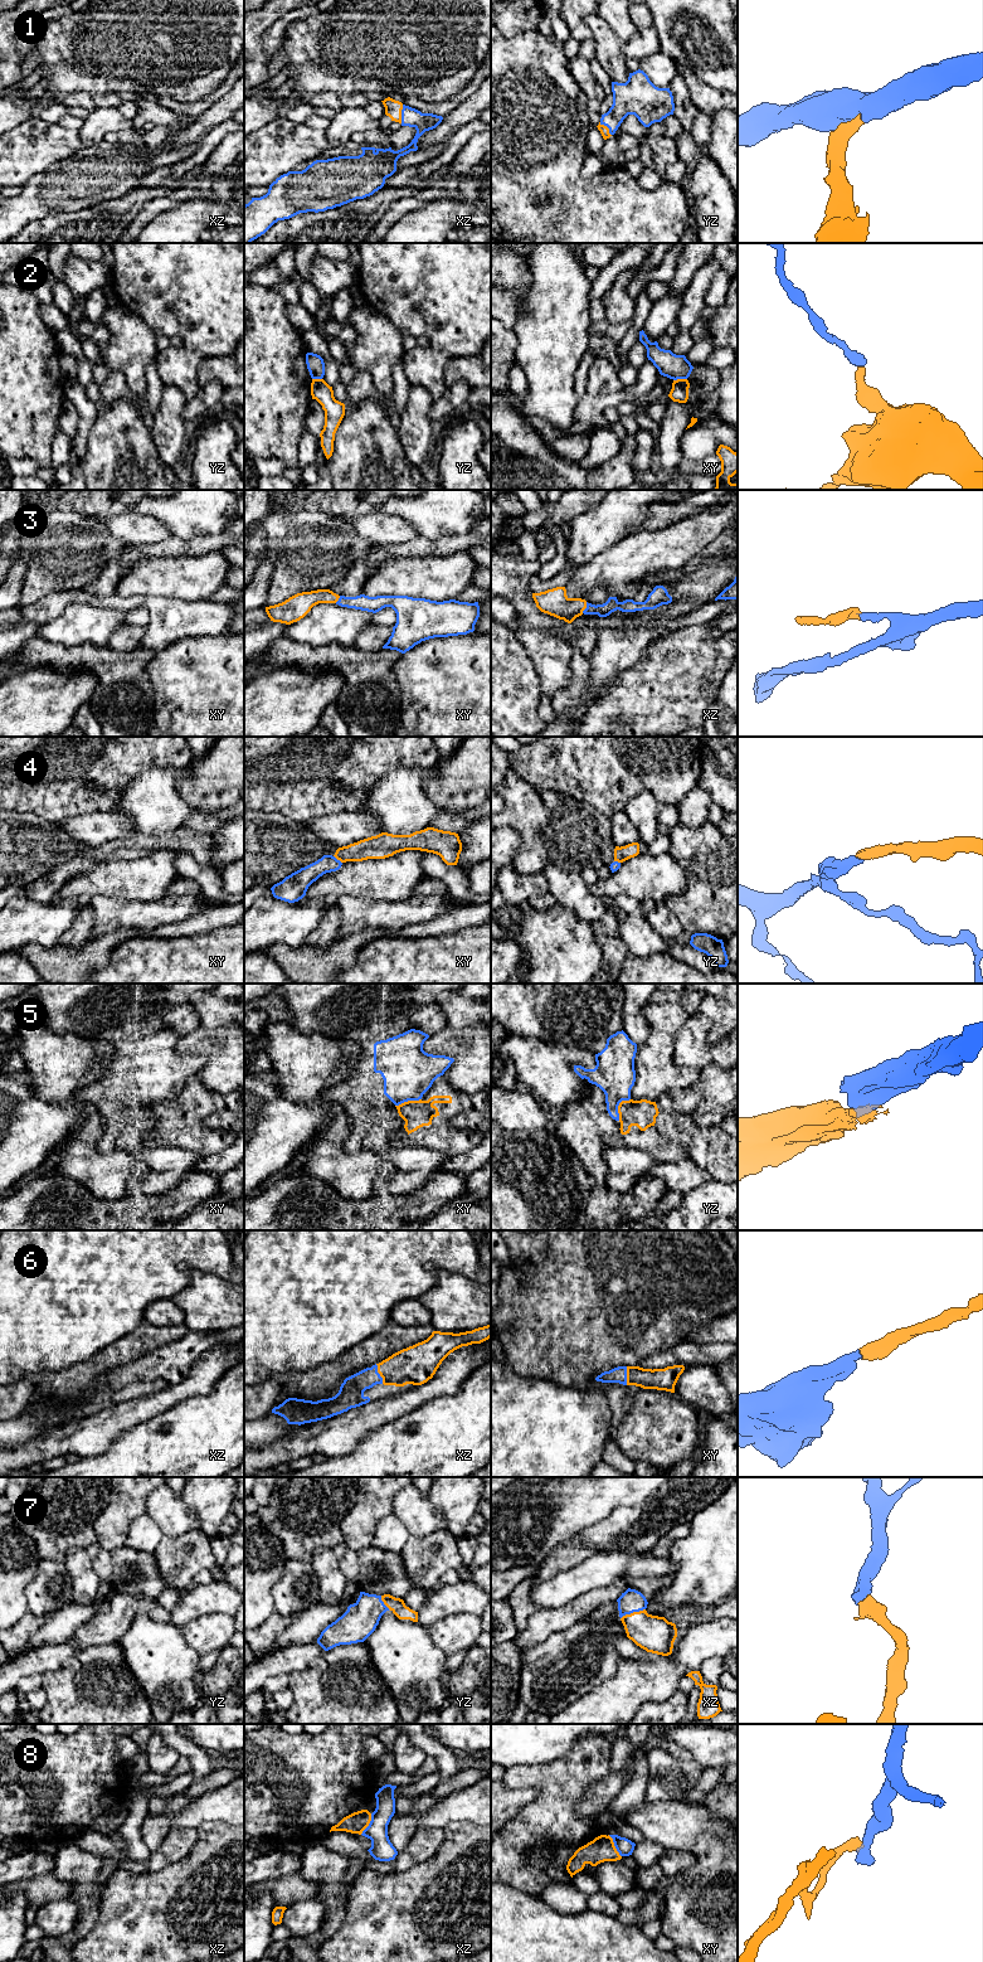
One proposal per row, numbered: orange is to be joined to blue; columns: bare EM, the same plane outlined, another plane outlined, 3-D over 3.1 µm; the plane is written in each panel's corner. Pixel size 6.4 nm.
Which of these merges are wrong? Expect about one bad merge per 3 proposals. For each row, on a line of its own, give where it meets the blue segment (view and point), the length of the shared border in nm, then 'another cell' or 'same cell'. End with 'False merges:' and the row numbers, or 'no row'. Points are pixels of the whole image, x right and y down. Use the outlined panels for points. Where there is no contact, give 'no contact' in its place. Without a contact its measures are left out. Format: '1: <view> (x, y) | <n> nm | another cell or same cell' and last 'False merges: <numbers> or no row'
1: xz (402, 113) | 120 nm | same cell
2: xy (680, 378) | 90 nm | another cell
3: xz (587, 607) | 80 nm | another cell
4: xy (336, 859) | 80 nm | same cell
5: yz (617, 1107) | 160 nm | another cell
6: xz (379, 1374) | 140 nm | same cell
7: xz (632, 1612) | 170 nm | same cell
8: xy (614, 1845) | 170 nm | another cell
False merges: 2, 3, 5, 8

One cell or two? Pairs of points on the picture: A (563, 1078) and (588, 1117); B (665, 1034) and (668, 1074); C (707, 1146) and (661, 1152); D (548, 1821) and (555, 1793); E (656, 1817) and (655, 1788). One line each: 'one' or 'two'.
A: two
B: one
C: two
D: one
E: two

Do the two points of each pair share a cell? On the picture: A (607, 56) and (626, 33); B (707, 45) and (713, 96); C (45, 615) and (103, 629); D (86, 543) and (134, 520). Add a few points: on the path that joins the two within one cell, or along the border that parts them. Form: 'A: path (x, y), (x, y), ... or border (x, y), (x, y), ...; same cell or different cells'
A: border (601, 17), (622, 42); different cells
B: border (690, 67), (710, 86), (724, 91); different cells
C: path (59, 615), (72, 621), (89, 625); same cell
D: border (105, 529), (126, 543); different cells

